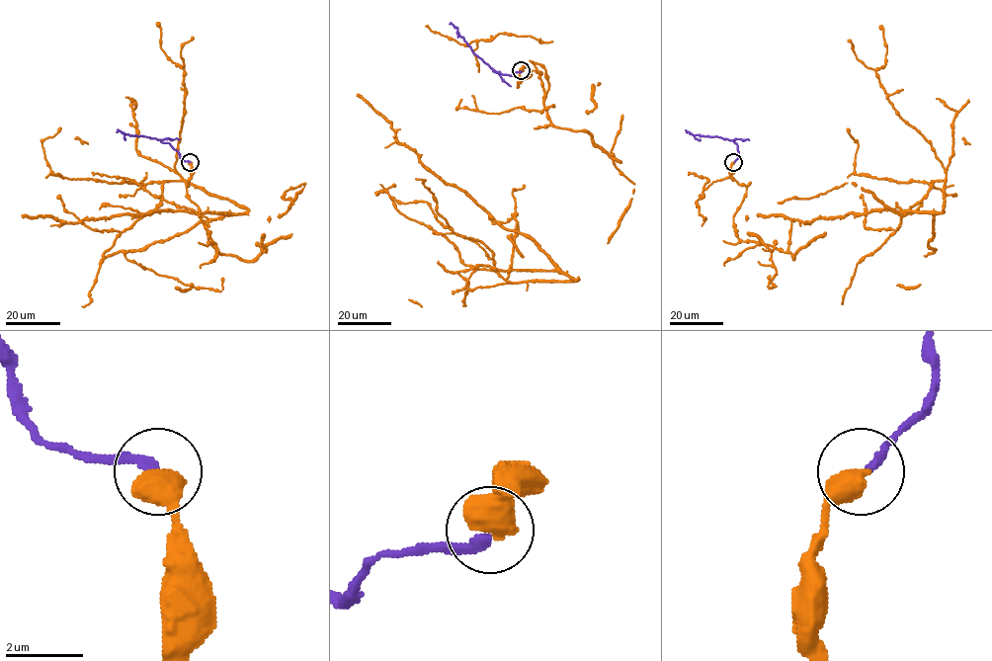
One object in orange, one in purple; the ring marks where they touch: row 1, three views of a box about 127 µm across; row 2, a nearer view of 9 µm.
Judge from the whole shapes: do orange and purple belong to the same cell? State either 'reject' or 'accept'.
reject

